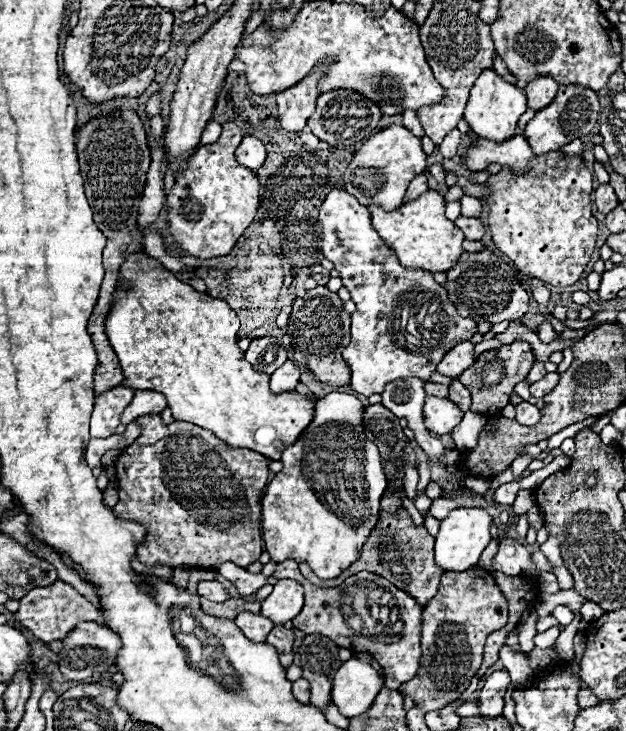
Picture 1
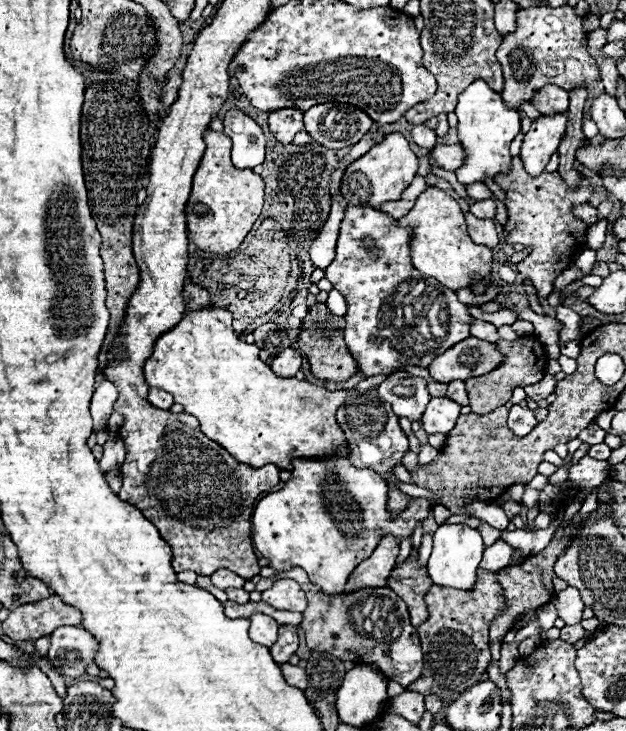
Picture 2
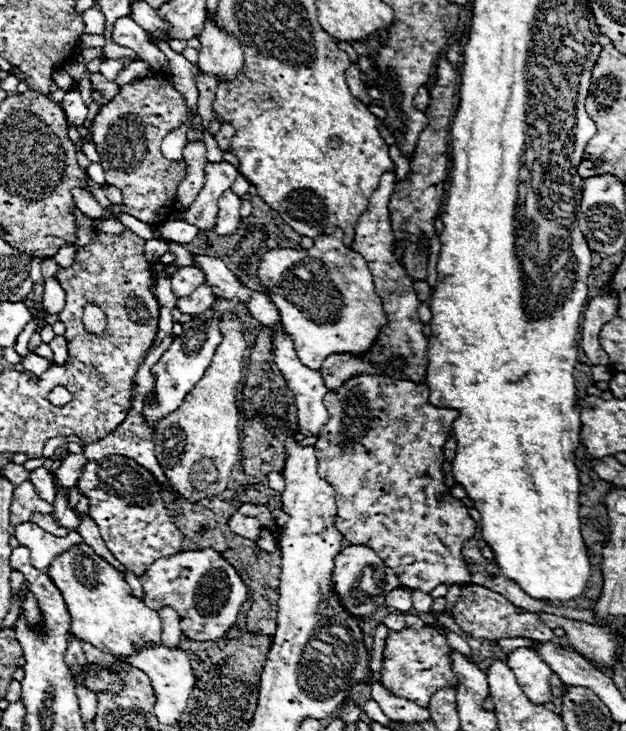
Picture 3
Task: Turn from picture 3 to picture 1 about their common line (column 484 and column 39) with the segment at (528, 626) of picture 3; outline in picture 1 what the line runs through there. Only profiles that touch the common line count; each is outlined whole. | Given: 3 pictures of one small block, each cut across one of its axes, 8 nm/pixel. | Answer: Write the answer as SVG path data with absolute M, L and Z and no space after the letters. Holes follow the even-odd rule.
M54 582L46 588L34 588L30 590L22 600L20 608L14 612L16 622L20 622L24 628L28 628L36 638L44 642L52 640L62 640L66 634L76 626L76 622L86 622L86 618L98 620L100 614L96 606L92 606L82 594L78 594L70 584L64 582Z

